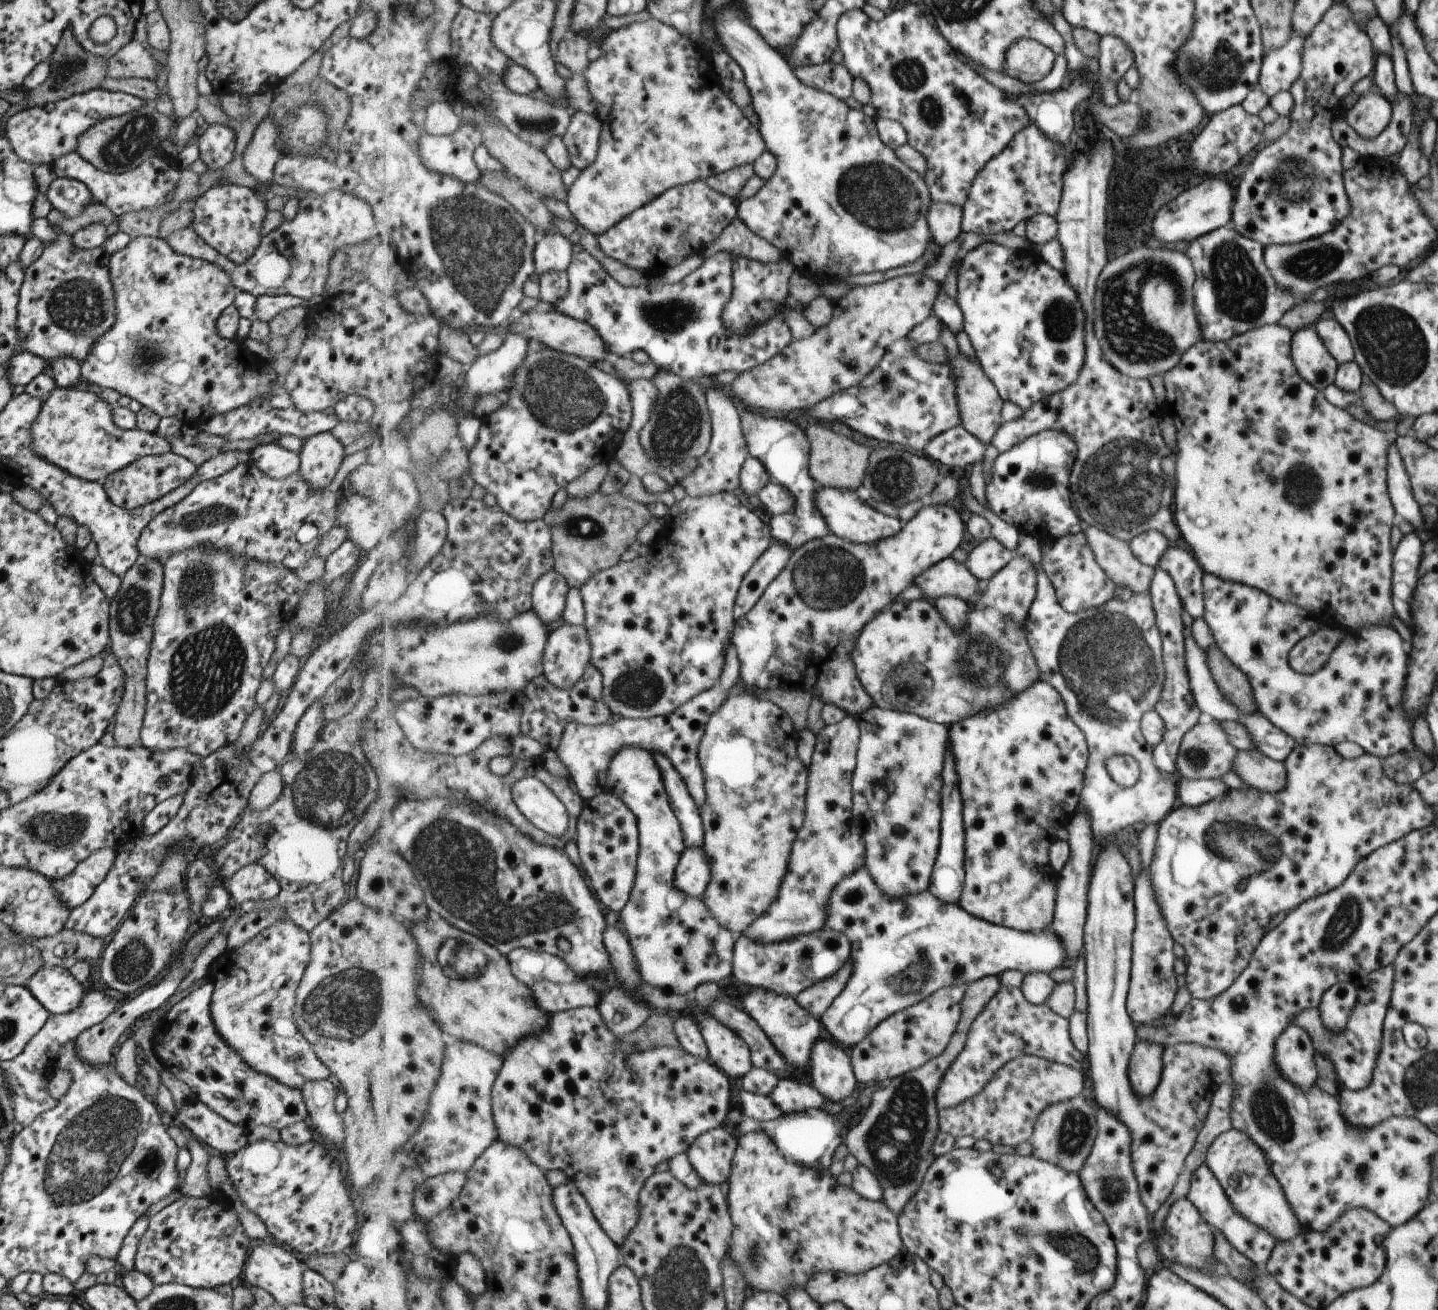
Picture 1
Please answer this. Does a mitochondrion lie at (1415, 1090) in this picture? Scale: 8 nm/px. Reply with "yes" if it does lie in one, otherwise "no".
yes

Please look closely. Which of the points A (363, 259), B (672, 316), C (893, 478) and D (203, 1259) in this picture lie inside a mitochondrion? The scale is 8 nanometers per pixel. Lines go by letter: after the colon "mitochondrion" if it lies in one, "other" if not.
A: mitochondrion
B: mitochondrion
C: mitochondrion
D: other

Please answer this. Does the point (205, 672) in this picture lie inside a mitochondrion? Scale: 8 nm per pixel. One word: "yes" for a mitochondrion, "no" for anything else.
yes

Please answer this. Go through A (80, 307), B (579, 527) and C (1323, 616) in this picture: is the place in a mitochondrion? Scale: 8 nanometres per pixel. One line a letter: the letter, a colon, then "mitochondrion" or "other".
A: mitochondrion
B: mitochondrion
C: other

